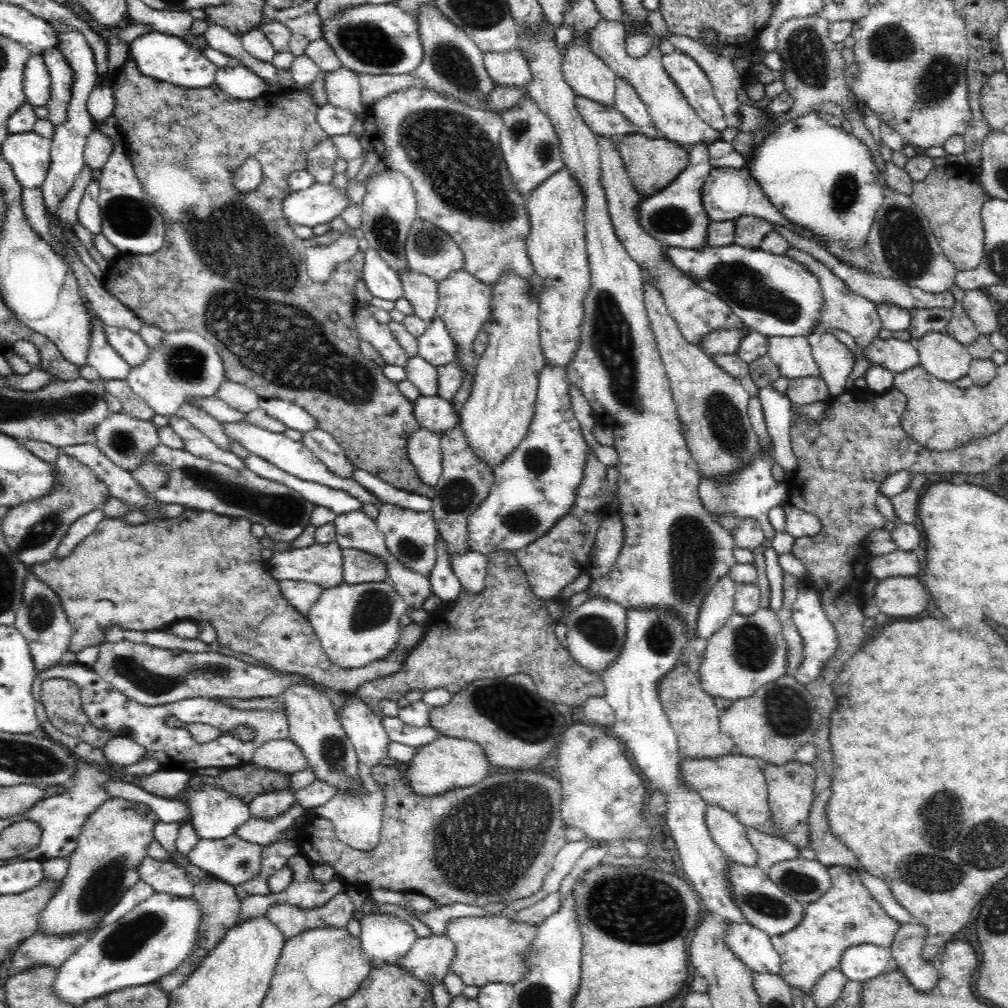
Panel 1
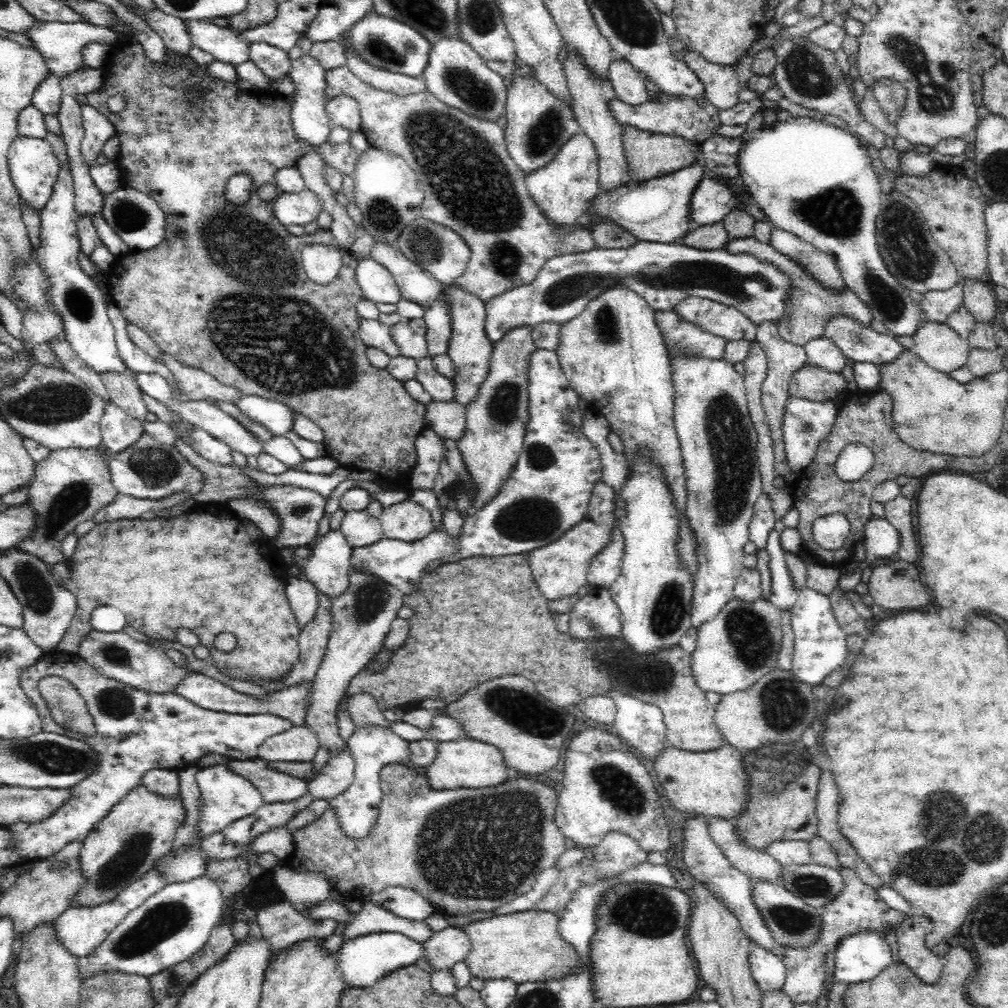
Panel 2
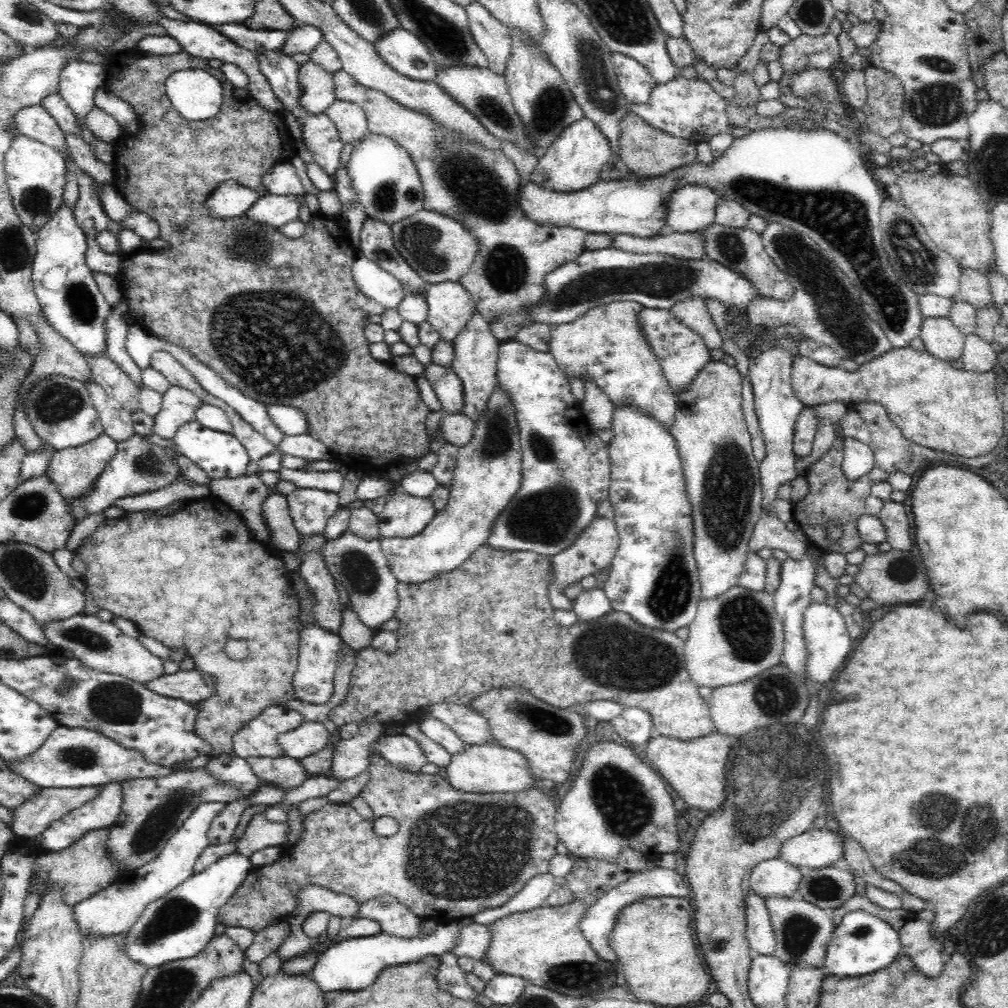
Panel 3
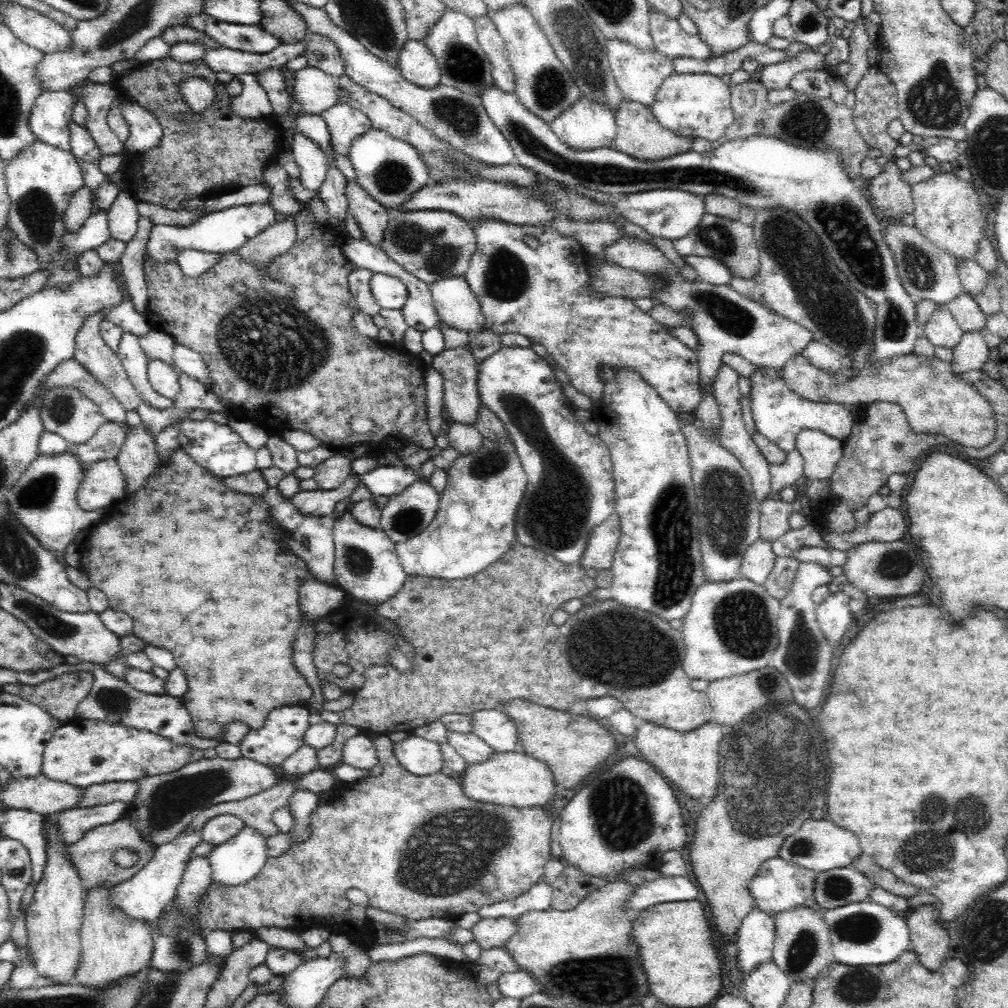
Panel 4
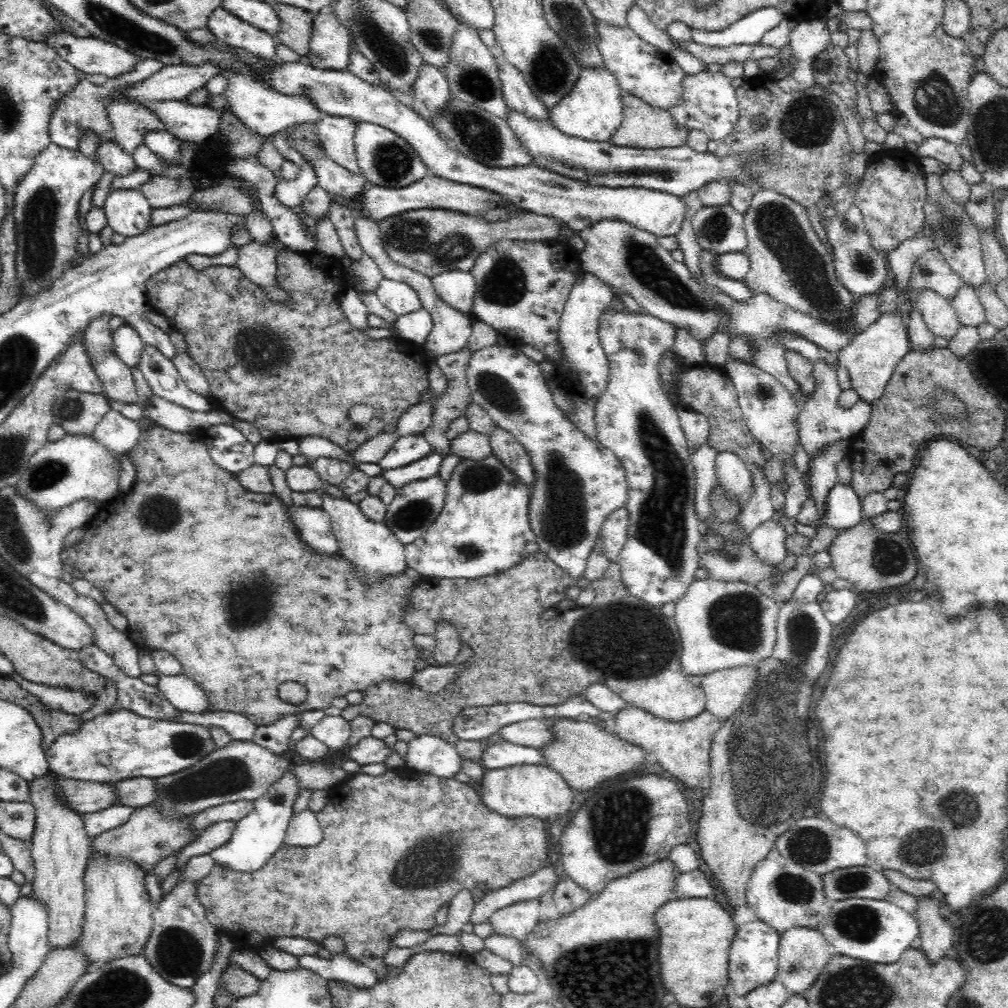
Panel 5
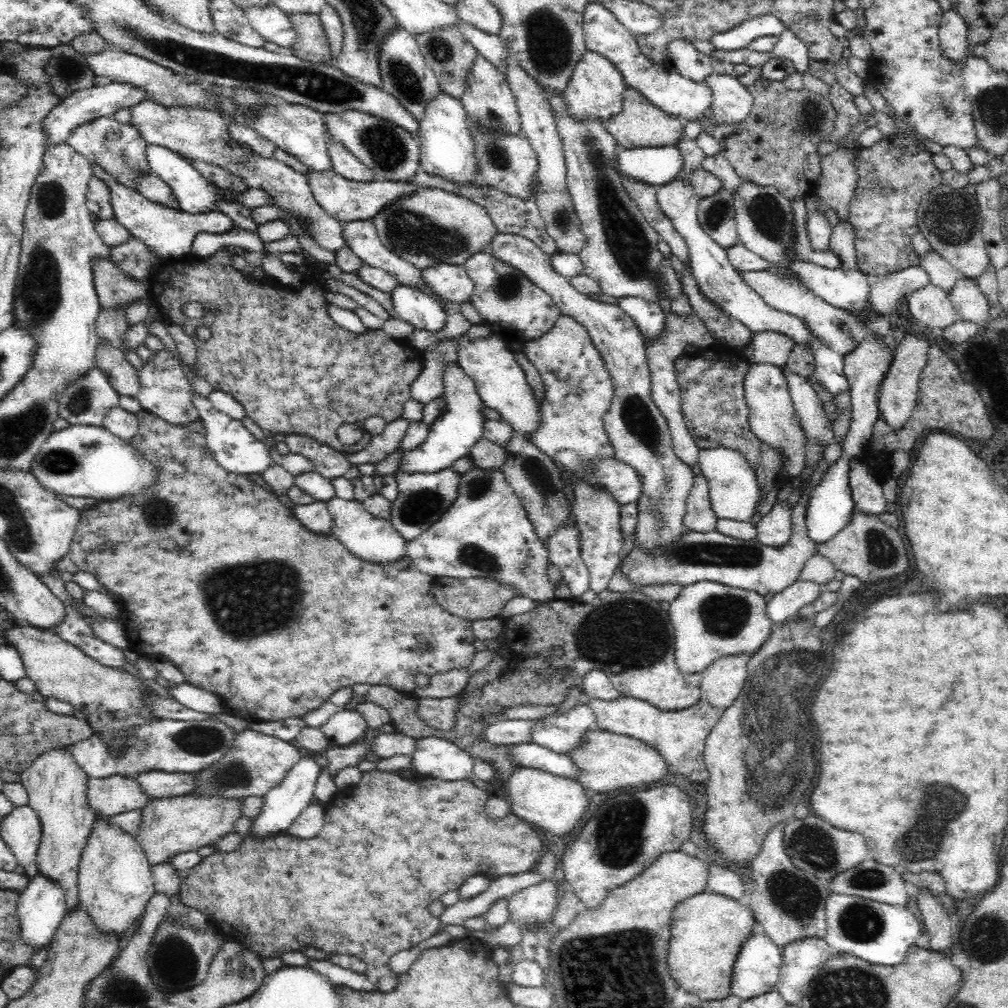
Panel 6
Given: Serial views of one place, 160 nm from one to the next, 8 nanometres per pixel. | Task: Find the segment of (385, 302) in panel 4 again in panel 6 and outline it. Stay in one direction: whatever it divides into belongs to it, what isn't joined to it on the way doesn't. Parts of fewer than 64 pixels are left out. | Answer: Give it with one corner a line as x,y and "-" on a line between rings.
398,285
391,294
396,313
418,330
439,333
447,321
447,310
442,303
428,296
425,291
409,286

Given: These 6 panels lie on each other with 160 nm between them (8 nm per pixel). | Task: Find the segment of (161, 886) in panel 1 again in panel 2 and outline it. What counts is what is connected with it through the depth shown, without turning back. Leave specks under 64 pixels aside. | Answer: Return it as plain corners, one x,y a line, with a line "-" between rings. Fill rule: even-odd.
216,764
199,769
195,779
204,799
203,804
205,804
199,824
199,832
201,832
199,838
208,836
212,832
221,832
230,822
236,822
239,818
248,816
264,803
264,797
256,786
243,776
232,772
227,764
-
188,849
179,855
168,853
155,862
155,868
170,883
186,882
207,872
207,868
204,867
204,854
201,855
201,850
198,849

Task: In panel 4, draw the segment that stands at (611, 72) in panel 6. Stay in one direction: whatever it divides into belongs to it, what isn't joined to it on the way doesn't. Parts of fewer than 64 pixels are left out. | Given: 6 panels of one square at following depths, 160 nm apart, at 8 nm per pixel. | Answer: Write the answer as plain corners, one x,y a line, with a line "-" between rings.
582,94
549,125
554,134
574,150
611,146
617,133
616,111

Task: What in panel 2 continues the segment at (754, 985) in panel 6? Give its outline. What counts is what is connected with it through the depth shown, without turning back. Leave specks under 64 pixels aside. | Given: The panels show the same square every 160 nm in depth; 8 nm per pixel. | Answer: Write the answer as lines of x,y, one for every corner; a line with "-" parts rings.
690,814
692,820
688,820
686,824
686,834
684,844
684,864
690,870
690,876
699,880
720,902
723,902
740,921
742,930
748,936
752,943
764,948
764,950
772,951
779,946
773,939
771,930
768,928
767,922
758,910
756,903
752,898
753,882
751,878
742,874
732,863
726,858
726,855
712,841
707,831
708,822
702,815

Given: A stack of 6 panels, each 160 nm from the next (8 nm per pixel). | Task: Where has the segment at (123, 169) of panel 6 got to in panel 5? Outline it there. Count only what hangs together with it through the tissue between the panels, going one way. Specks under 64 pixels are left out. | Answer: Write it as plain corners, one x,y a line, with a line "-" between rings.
142,59
138,62
136,70
132,70
128,74
124,74
124,76
118,76
118,78
110,78
108,82
100,86
90,84
88,80
83,78
82,82
75,86
74,92
64,96
62,102
56,106
54,116
51,117
49,124
51,142
68,150
76,150
79,148
81,134
84,131
92,131
92,133
96,133
96,137
100,137
100,142
112,141
112,143
117,144
115,142
117,138
115,138
113,126
109,121
107,108
105,108
105,99
118,88
122,88
126,84
141,82
152,77
152,74
158,73
162,68
163,65
158,61

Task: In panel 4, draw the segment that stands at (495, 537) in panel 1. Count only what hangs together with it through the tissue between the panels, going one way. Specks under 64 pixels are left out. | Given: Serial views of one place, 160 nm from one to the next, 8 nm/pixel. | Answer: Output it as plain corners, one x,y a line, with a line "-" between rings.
502,345
502,348
496,350
494,354
488,354
480,364
477,364
476,388
481,404
490,410
491,413
494,413
494,415
503,422
503,425
509,432
511,442
515,446
516,452
521,460
521,465
527,474
527,489
520,503
518,515
516,515
516,541
518,541
521,546
528,546
551,555
564,564
578,565
582,562
592,530
598,528
602,522
606,522
606,520
616,512
615,478
613,477
613,464
609,448
606,446
606,443
600,440
598,435
592,435
584,429
581,419
579,419
581,414
572,412
567,402
567,397
562,393
560,384
556,381
554,373
552,373
551,366
544,361
542,357
534,353
530,347
510,347

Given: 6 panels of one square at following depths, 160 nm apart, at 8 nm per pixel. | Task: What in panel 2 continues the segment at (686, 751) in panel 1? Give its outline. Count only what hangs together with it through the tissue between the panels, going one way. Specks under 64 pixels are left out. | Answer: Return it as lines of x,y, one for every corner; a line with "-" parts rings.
529,553
512,554
502,557
472,556
471,558
462,558
457,562
439,563
434,565
433,568
430,568
430,570
424,574
418,586
416,586
416,590
414,590
412,594
403,594
402,596
402,605
406,605
414,611
413,615
408,618
409,627
407,639
404,641
404,644
402,644
402,646
397,650
391,651
391,658
384,665
378,666
376,670
371,670
369,666
376,662
378,654
376,654
367,663
366,667
356,673
356,676
354,676
354,678
349,682
345,694
342,696
342,700
338,702
336,718
339,712
348,710
347,700
352,695
360,693
371,694
376,699
376,702
382,711
392,707
402,708
404,705
410,704
410,702
422,702
424,699
440,699
440,701
444,701
444,703
449,705
460,700
469,690
475,689
476,686
483,682
488,682
495,678
506,677
508,675
520,675
534,682
534,686
536,687
538,694
541,694
544,698
550,700
550,702
553,702
560,708
566,708
571,704
581,706
585,698
610,694
612,691
628,694
628,696
632,696
632,698
636,698
642,702
648,703
649,705
656,705
656,707
662,711
664,734
667,744
679,747
680,750
716,750
717,747
725,744
720,731
718,731
718,727
714,724
714,709
710,707
710,704
706,700
706,696
704,695
705,692
695,683
695,678
693,677
692,669
690,668
691,654
688,654
683,650
680,644
678,644
672,647
665,647
653,654
638,655
634,653
628,645
626,645
623,636
616,636
616,638
613,636
612,638
594,638
594,640
576,640
569,636
568,632
560,632
554,620
554,613
569,613
576,602
580,600
580,592
550,604
547,598
540,593
529,562

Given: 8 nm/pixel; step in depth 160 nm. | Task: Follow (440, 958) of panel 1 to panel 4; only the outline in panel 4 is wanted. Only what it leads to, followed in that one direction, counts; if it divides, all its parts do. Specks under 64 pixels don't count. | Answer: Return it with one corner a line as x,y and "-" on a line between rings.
481,918
471,930
474,939
482,950
503,946
517,933
517,918

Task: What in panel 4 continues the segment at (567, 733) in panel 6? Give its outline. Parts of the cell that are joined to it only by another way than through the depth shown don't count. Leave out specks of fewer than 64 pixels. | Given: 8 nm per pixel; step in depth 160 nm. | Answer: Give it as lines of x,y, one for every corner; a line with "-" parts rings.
502,708
470,713
474,732
489,744
496,753
519,750
515,722

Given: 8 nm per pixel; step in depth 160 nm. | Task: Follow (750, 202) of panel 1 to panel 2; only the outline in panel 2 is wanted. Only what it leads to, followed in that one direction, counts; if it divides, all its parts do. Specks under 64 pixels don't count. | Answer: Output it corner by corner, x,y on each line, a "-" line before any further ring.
705,175
697,183
695,190
688,202
690,213
690,230
699,226
708,226
720,222
732,208
737,207
735,193
730,185
739,181
716,180
714,177

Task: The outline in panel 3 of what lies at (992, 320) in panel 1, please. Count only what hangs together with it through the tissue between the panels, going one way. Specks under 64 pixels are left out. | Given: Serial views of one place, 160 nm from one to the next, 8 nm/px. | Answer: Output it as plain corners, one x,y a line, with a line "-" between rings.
961,268
958,299
968,301
976,309
993,300
988,277
974,268

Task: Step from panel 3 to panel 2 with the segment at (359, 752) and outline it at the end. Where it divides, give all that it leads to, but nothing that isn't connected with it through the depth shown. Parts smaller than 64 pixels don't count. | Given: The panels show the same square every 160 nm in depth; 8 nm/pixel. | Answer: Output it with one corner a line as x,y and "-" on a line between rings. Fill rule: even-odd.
368,693
352,695
348,700
349,716
356,728
381,726
389,727
390,722
386,720
383,711
380,710
376,699
-
344,746
338,754
332,755
330,759
325,762
322,768
316,773
314,780
307,784
308,793
314,795
314,799
334,799
350,788
350,785
354,782
355,768
356,765
353,754
347,746

